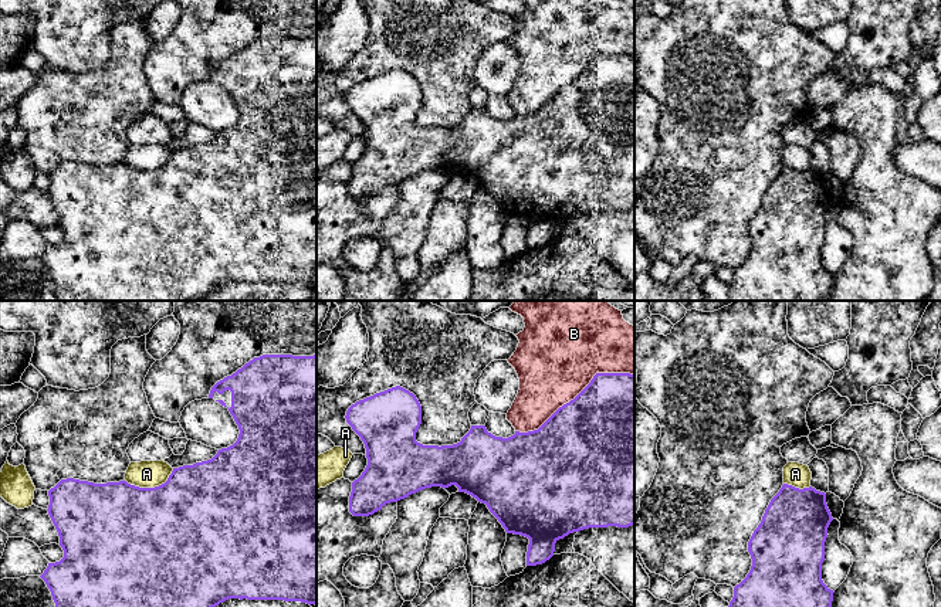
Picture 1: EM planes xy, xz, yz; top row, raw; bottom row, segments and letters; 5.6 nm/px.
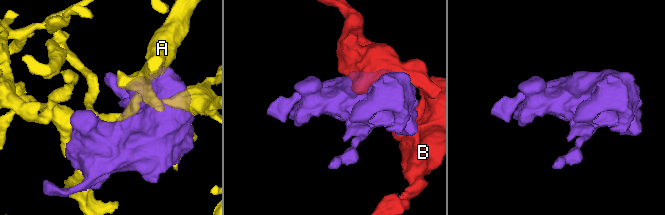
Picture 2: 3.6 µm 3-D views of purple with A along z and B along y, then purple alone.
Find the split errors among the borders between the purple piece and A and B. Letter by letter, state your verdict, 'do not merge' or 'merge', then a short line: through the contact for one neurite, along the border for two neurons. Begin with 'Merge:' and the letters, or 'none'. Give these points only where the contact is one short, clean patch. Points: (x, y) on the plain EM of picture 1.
Merge: none
A: do not merge
B: do not merge

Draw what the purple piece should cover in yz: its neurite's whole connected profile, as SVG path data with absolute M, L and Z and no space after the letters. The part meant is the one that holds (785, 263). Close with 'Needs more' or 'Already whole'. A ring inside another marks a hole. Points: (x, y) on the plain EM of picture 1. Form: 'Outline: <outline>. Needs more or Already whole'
Outline: M783 166L771 182L761 206L748 224L752 248L747 260L734 269L734 279L728 288L728 301L822 301L832 289L835 275L822 262L825 224L832 203L825 174L812 169L799 172Z. Already whole

